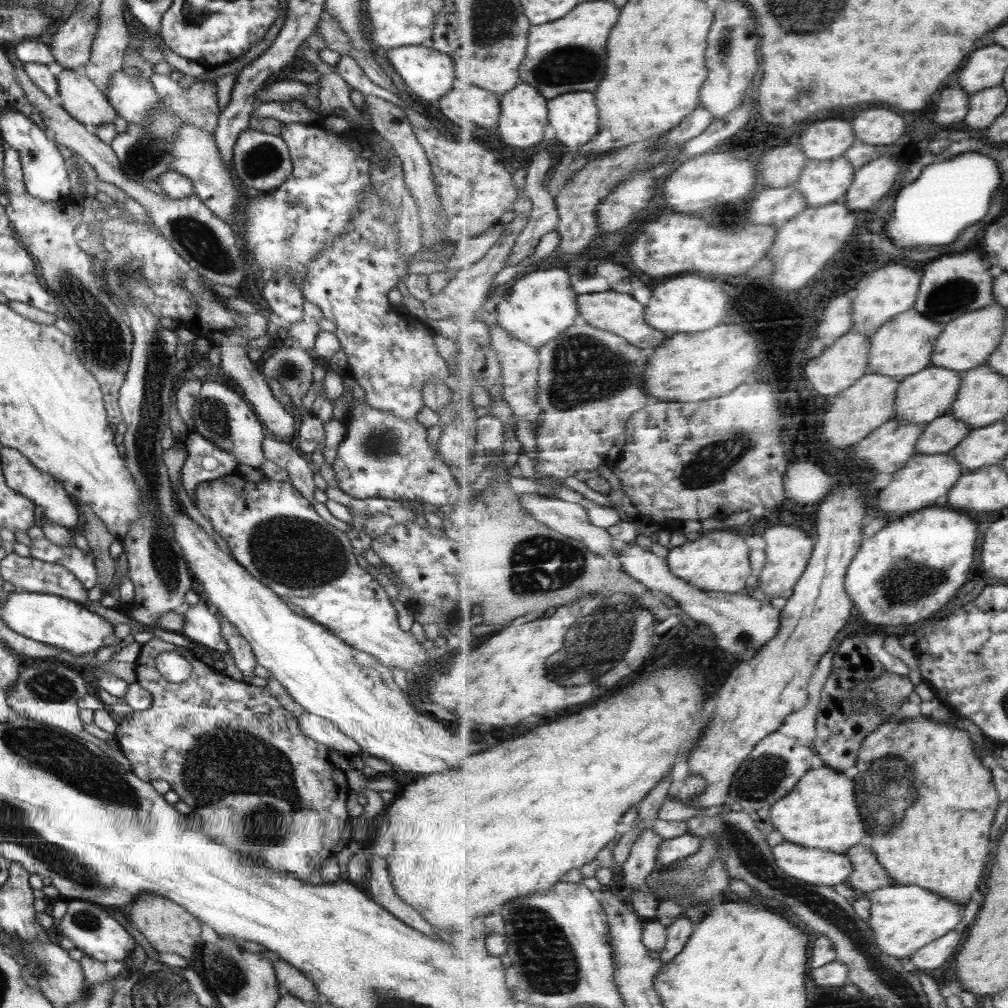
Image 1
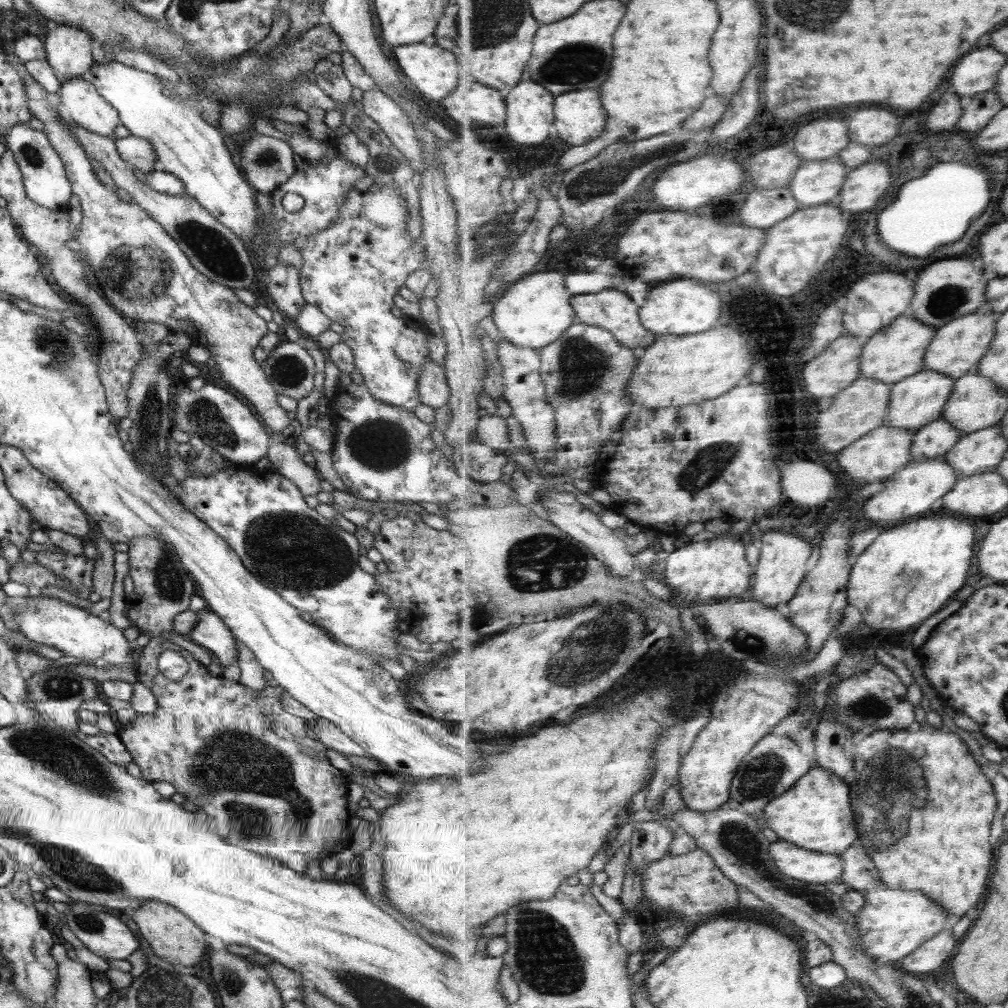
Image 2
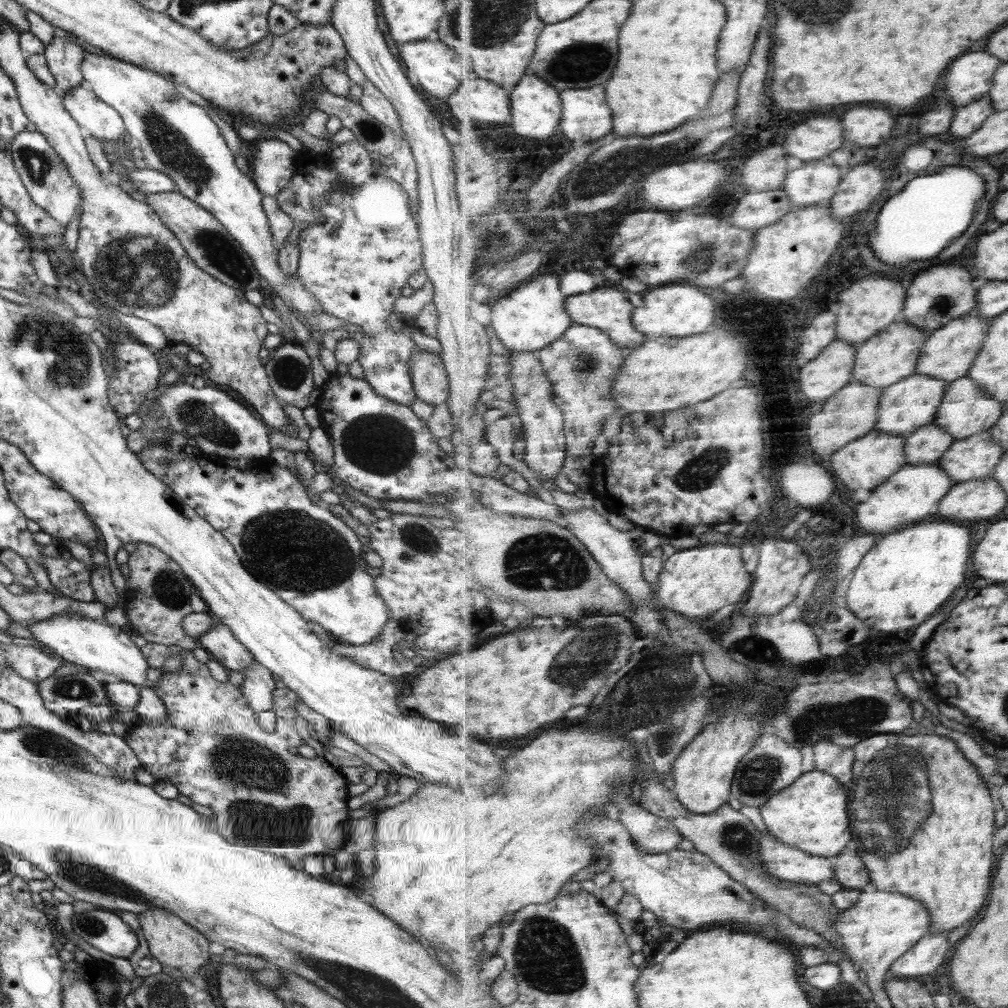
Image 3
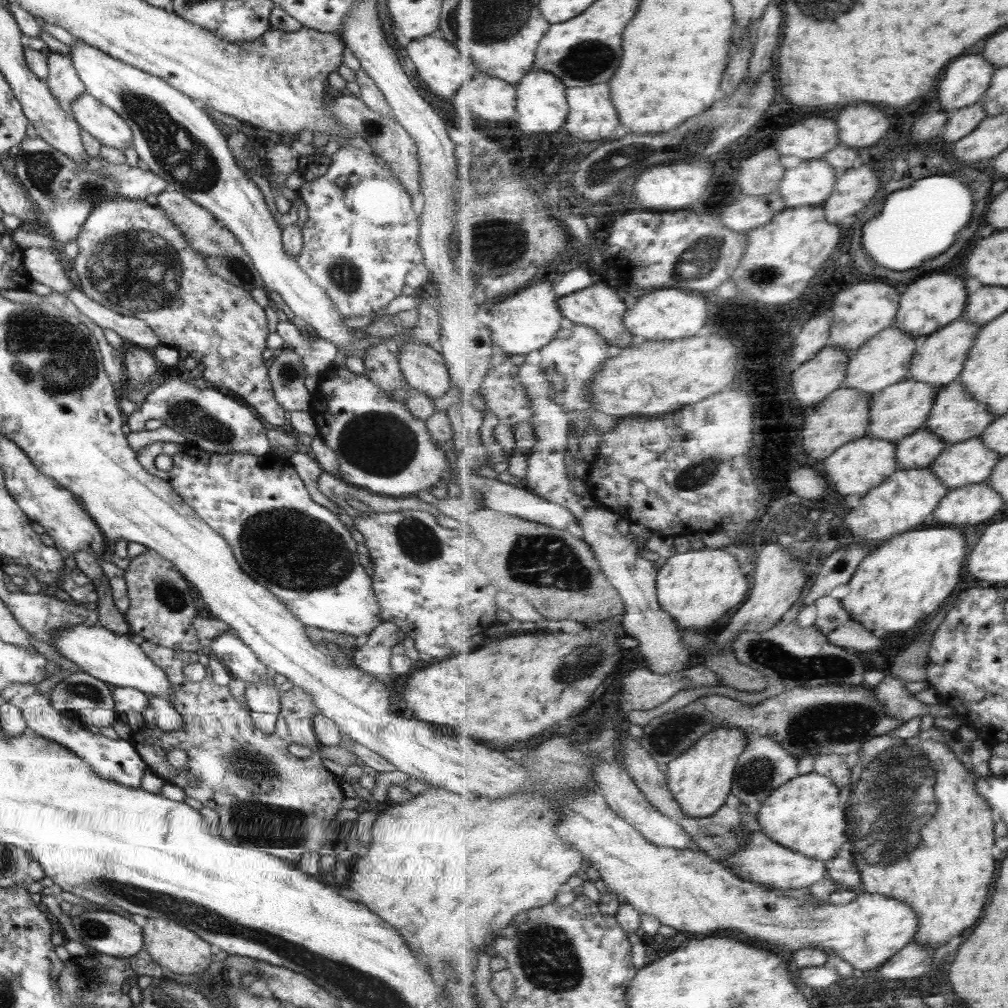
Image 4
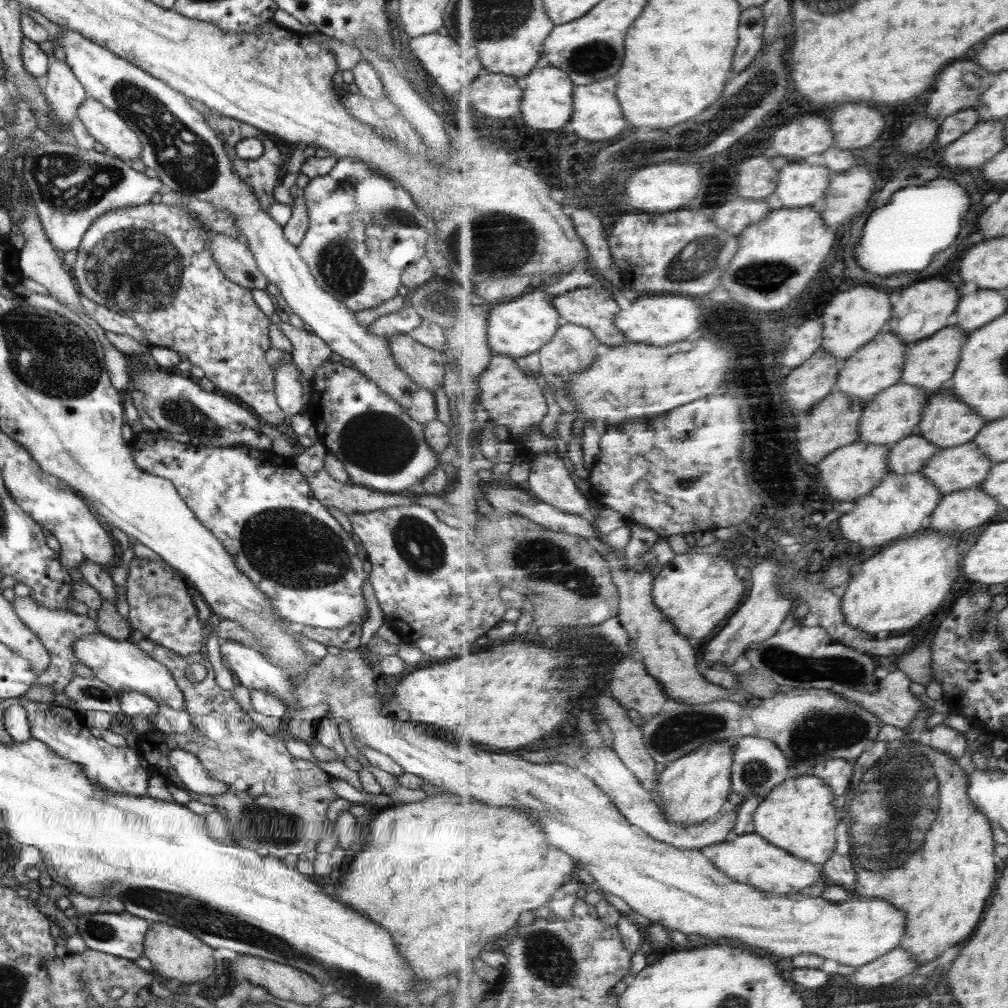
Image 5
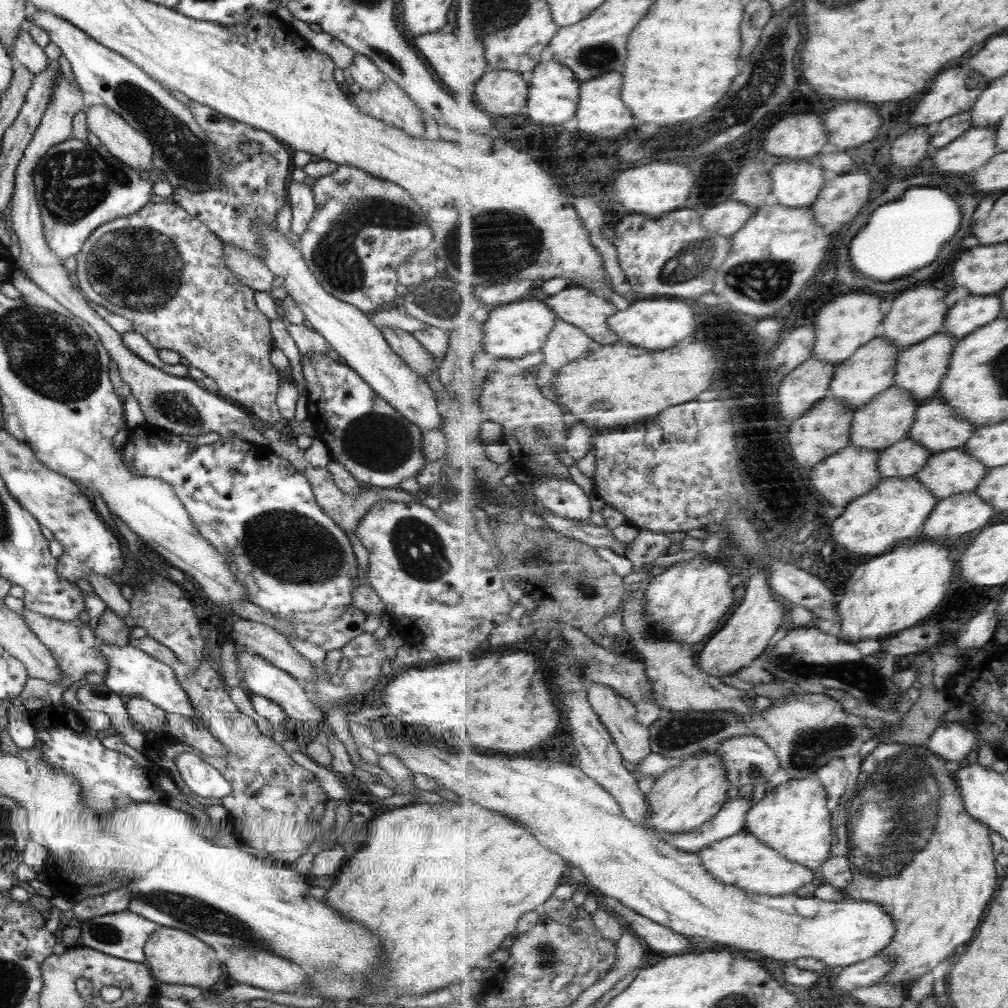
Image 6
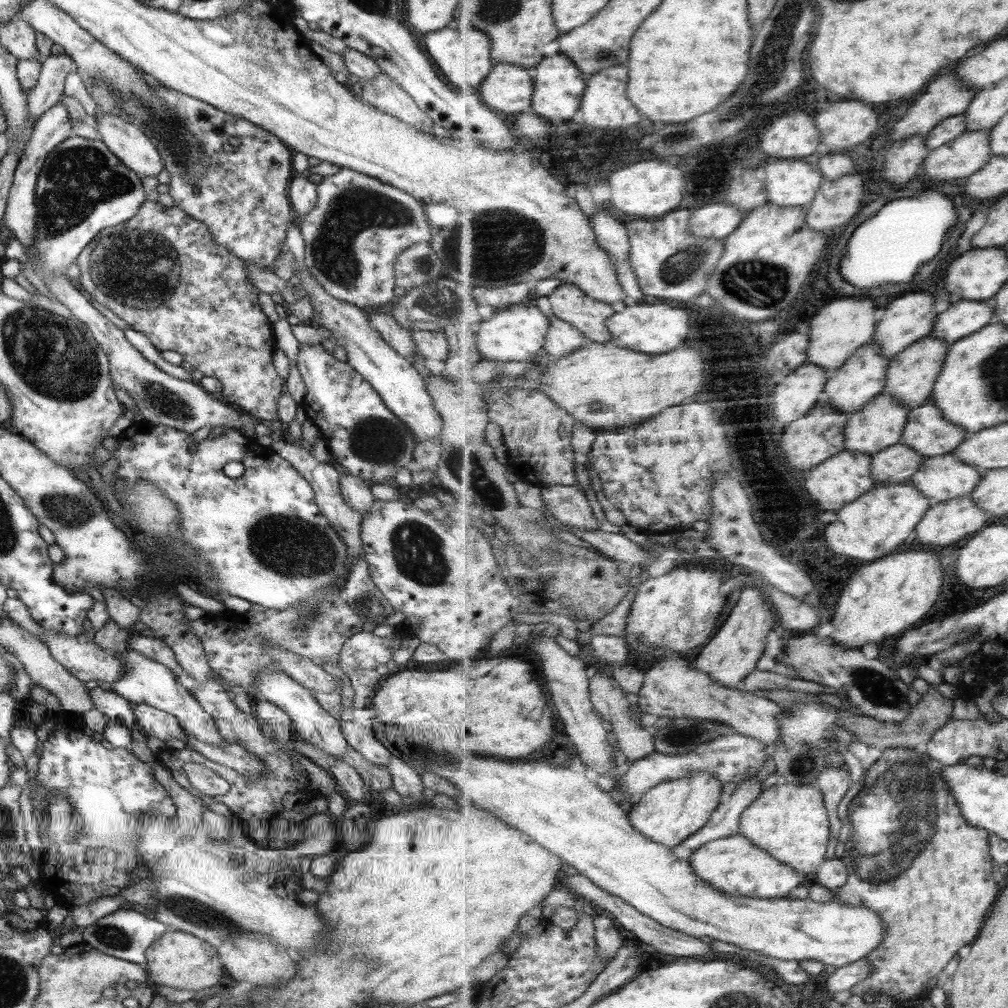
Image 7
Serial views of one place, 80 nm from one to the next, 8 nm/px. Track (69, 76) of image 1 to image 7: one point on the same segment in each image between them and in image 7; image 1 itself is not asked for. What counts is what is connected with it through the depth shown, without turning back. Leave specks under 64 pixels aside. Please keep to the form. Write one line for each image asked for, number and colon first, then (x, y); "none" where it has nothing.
2: (86, 106)
3: (94, 116)
4: (100, 121)
5: (106, 126)
6: (121, 140)
7: (128, 142)

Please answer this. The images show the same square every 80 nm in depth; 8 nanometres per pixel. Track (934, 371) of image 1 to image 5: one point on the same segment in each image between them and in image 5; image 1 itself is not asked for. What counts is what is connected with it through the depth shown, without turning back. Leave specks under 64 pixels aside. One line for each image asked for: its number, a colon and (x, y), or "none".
2: (917, 401)
3: (914, 403)
4: (901, 410)
5: (896, 414)

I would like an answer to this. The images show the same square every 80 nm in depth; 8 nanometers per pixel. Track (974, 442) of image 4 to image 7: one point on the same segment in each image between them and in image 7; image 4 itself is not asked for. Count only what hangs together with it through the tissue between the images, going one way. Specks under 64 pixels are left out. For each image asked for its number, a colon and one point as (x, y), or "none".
5: (957, 468)
6: (948, 473)
7: (945, 477)

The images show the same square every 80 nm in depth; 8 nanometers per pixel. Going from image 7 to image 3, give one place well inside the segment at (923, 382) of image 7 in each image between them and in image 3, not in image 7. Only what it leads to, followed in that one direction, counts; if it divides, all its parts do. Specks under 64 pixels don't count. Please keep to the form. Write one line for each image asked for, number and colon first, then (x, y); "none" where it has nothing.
3: (951, 352)
4: (940, 360)
5: (932, 363)
6: (921, 370)

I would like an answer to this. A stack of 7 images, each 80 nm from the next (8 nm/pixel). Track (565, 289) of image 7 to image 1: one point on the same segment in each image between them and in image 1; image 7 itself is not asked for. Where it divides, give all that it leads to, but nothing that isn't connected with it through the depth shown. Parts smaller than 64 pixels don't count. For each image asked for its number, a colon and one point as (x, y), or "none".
1: (613, 311)
2: (610, 309)
3: (607, 308)
4: (599, 306)
5: (589, 307)
6: (578, 305)

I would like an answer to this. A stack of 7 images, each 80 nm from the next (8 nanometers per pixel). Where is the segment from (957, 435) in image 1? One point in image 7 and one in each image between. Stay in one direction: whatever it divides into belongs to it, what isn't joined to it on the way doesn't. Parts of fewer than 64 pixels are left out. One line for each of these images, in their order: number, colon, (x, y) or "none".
2: (936, 440)
3: (929, 444)
4: (921, 449)
5: (910, 456)
6: (909, 457)
7: (897, 464)

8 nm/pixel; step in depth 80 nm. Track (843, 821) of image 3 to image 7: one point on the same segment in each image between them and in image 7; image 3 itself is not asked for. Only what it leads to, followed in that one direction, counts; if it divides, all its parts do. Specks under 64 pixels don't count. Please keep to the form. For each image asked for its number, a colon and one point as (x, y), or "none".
4: (808, 814)
5: (800, 815)
6: (794, 818)
7: (792, 821)

